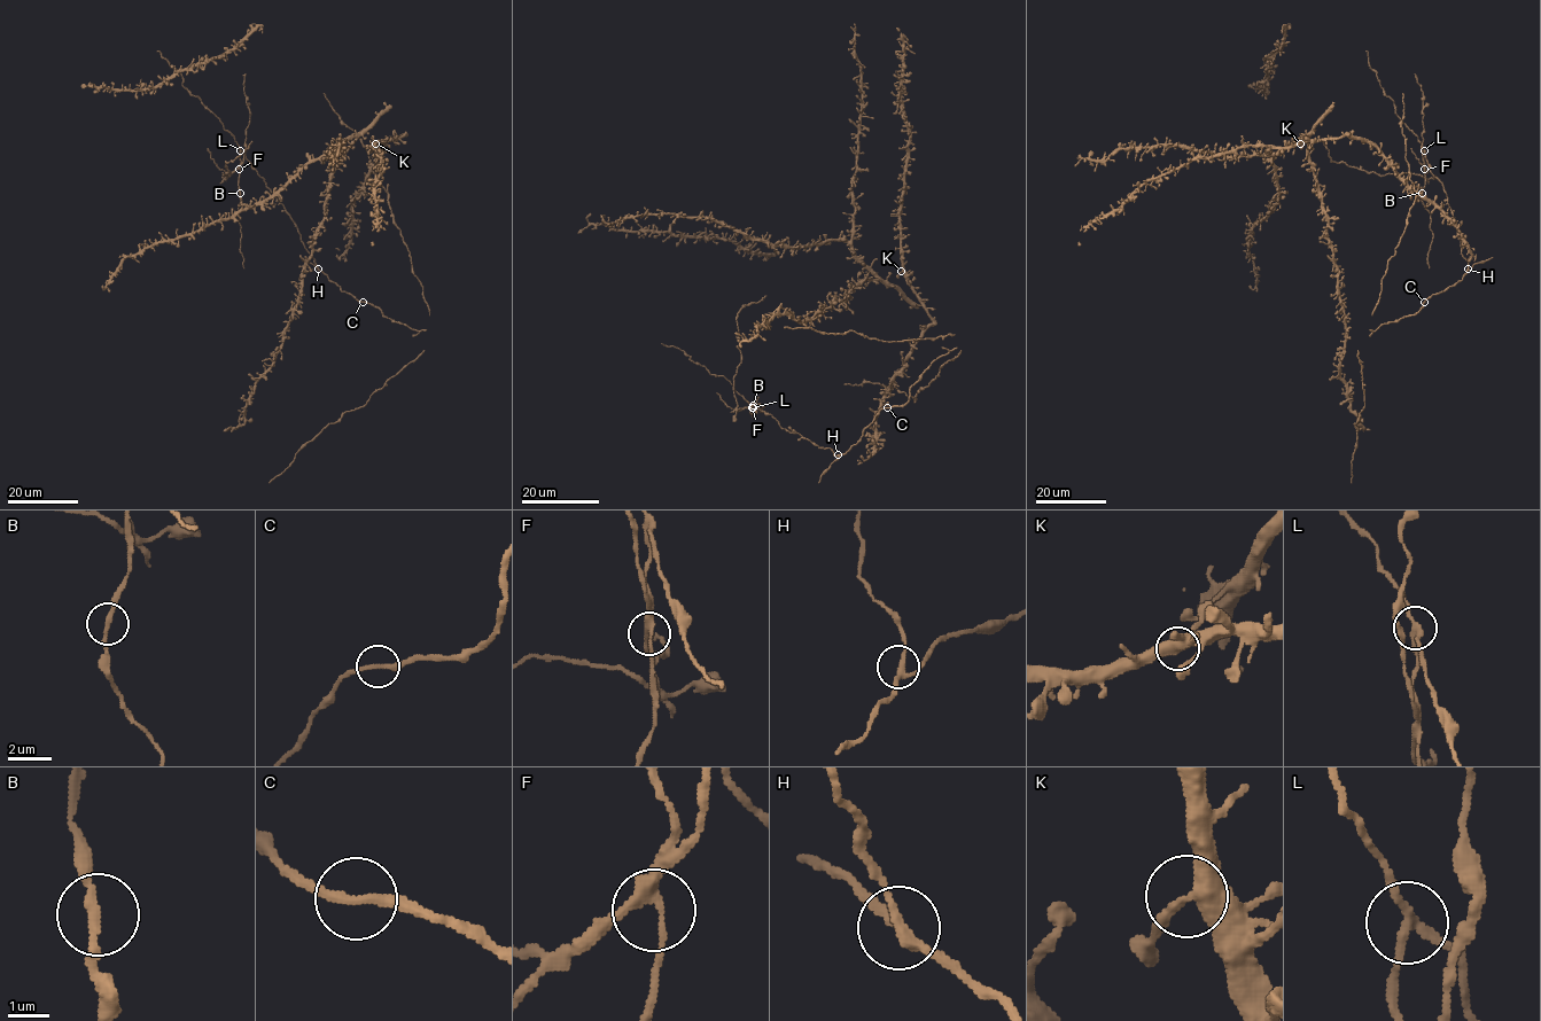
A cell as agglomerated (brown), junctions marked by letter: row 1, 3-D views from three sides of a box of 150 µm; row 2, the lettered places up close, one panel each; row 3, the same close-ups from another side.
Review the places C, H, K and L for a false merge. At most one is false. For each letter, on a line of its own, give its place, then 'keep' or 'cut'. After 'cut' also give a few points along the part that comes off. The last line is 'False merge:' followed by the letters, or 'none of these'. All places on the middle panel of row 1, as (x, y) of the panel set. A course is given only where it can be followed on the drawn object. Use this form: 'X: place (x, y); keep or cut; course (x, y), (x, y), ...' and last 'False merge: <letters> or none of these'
C: place (887, 407); keep
H: place (838, 454); keep
K: place (901, 271); keep
L: place (753, 407); cut; course (753, 407), (737, 410), (733, 376), (741, 357), (736, 320), (742, 308), (767, 296)
False merge: L

